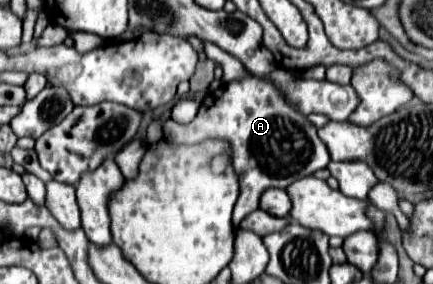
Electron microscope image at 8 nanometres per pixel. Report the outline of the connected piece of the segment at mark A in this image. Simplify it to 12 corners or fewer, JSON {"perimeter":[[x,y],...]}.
{"perimeter":[[255,77],[209,93],[165,139],[231,143],[235,227],[265,189],[331,159],[307,117]]}

